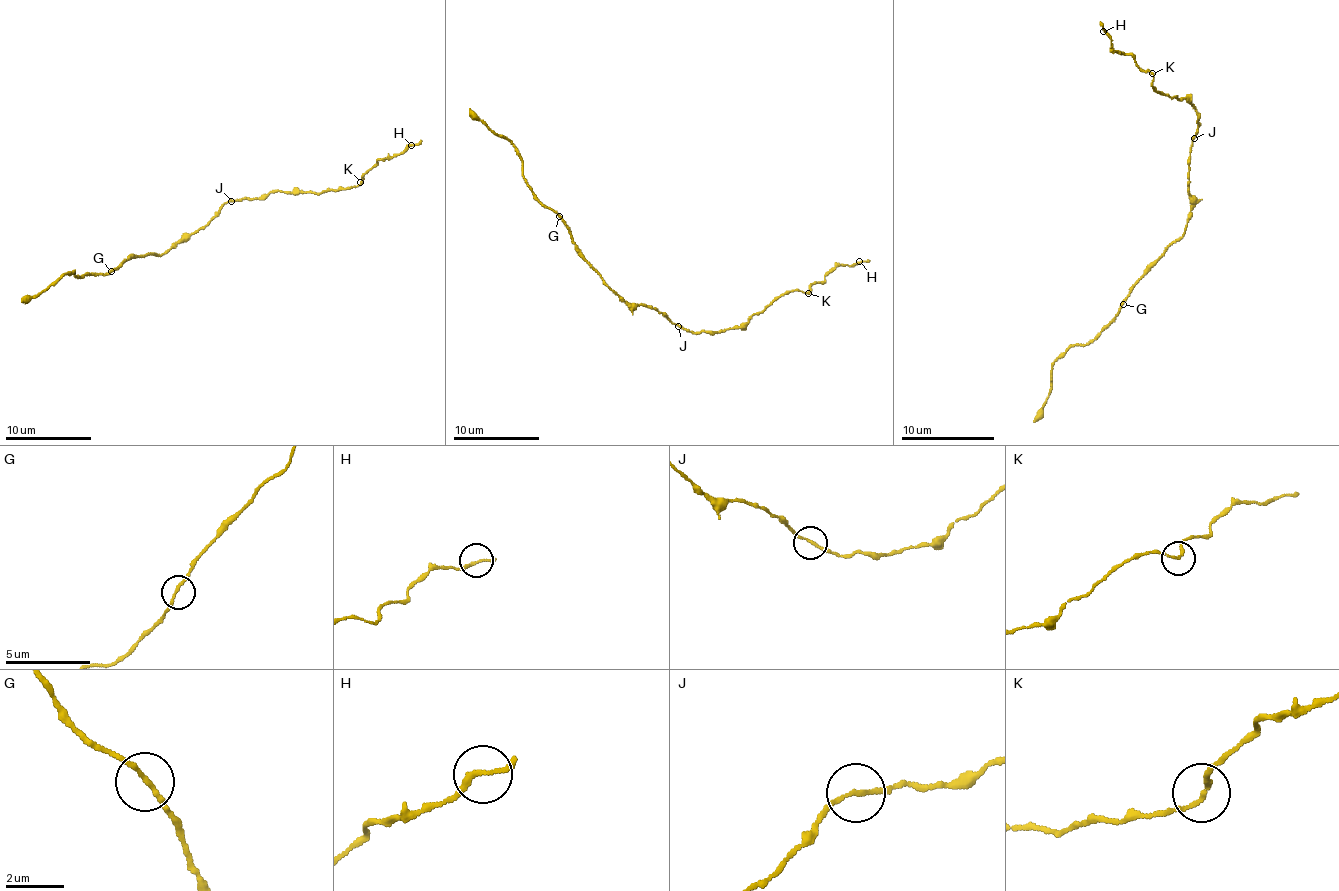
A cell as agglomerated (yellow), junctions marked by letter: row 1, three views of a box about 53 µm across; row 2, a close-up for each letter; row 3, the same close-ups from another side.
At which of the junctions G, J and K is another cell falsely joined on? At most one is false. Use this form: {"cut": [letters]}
{"cut": []}

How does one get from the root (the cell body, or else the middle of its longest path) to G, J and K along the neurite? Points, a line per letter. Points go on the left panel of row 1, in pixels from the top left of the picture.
G: (198, 230), (188, 234), (164, 253), (140, 255), (111, 271)
J: (198, 230), (209, 222), (222, 204), (231, 201)
K: (198, 230), (231, 201), (265, 199), (272, 191), (319, 193), (353, 187), (360, 181)

